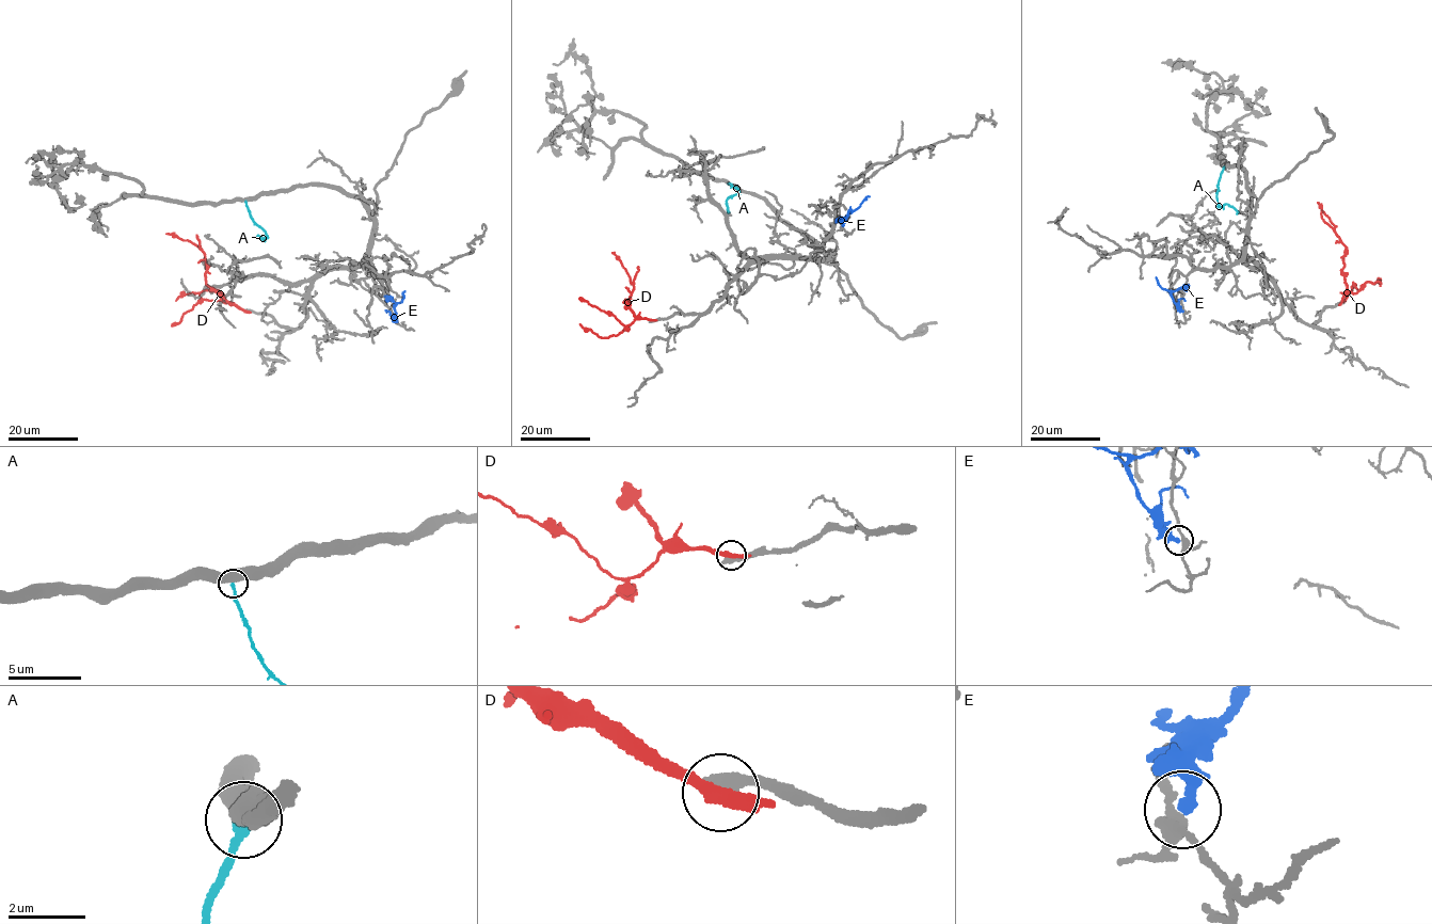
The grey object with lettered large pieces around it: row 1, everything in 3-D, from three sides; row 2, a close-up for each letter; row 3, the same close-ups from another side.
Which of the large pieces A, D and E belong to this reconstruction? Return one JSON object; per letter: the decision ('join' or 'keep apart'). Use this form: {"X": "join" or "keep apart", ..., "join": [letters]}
{"A": "keep apart", "D": "keep apart", "E": "keep apart", "join": []}

